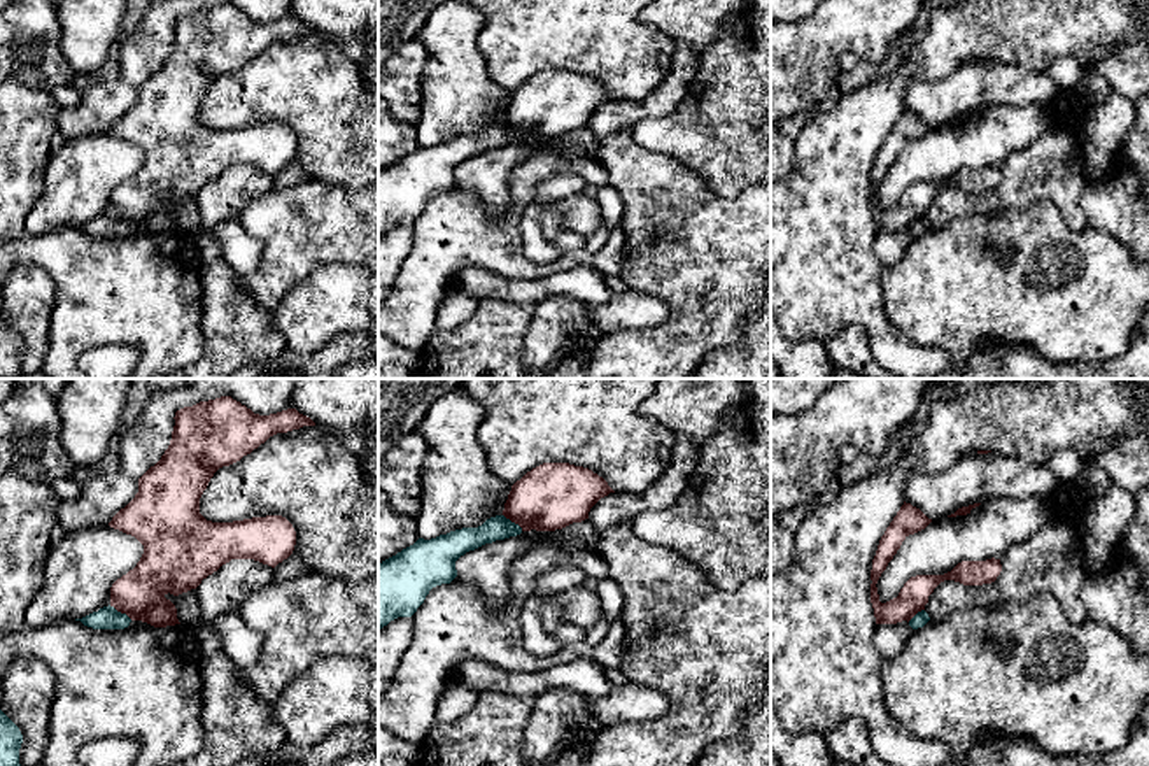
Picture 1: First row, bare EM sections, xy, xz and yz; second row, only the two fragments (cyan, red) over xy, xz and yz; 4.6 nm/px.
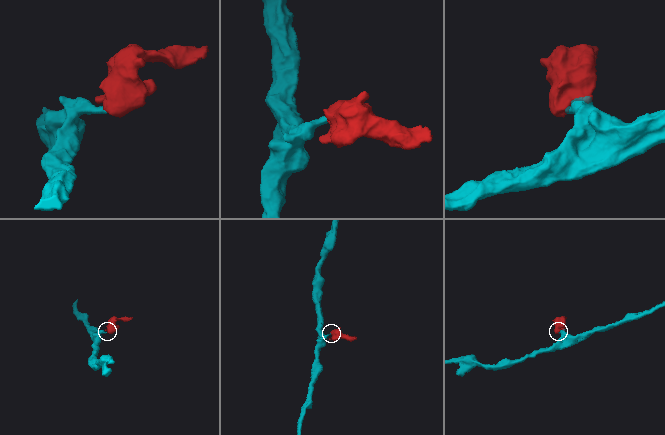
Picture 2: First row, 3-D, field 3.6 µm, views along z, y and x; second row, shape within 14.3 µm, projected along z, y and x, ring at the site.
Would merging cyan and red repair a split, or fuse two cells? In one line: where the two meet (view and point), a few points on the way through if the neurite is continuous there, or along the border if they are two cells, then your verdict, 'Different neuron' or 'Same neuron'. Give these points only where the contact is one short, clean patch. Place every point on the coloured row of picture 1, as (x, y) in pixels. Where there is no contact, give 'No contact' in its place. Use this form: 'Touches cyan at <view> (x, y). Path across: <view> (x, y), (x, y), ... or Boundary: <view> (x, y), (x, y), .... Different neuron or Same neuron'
Touches cyan at xy (119, 612). Boundary: xy (109, 605), (132, 619). Different neuron

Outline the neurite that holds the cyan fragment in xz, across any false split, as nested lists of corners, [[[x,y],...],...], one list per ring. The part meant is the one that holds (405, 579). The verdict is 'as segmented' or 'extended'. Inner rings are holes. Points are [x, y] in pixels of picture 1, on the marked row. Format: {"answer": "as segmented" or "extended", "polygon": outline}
{"answer": "as segmented", "polygon": [[[504,515],[478,528],[462,528],[413,545],[378,563],[378,629],[398,617],[412,617],[429,591],[457,577],[455,561],[485,543],[522,533]]]}

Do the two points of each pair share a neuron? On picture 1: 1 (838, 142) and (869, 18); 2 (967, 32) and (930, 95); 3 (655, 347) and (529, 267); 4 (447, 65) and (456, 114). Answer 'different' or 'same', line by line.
1: different
2: different
3: different
4: same

